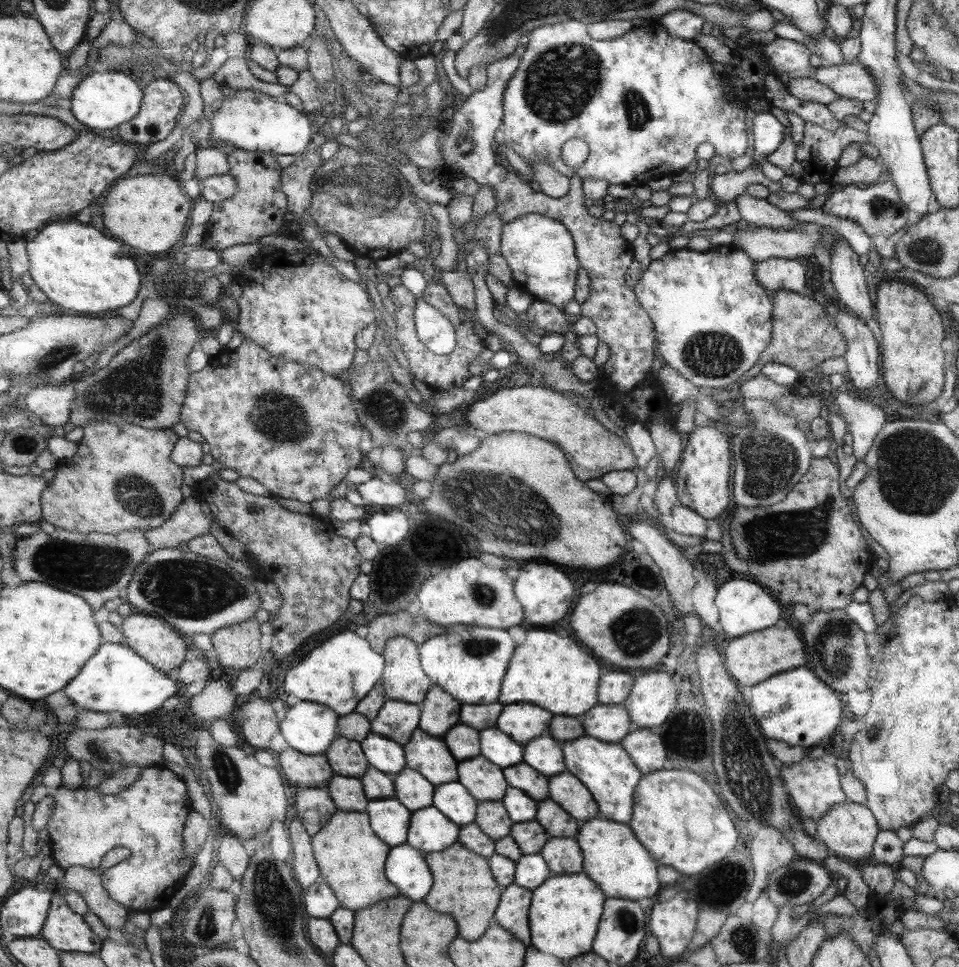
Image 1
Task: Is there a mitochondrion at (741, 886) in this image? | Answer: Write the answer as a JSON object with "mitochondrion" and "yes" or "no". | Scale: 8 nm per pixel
{"mitochondrion":"yes"}

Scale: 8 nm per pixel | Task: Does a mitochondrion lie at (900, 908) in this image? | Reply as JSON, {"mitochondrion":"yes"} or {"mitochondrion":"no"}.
{"mitochondrion":"no"}

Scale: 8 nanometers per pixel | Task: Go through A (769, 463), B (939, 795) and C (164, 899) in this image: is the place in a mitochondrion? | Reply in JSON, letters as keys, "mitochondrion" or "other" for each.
{"A":"mitochondrion","B":"other","C":"other"}

